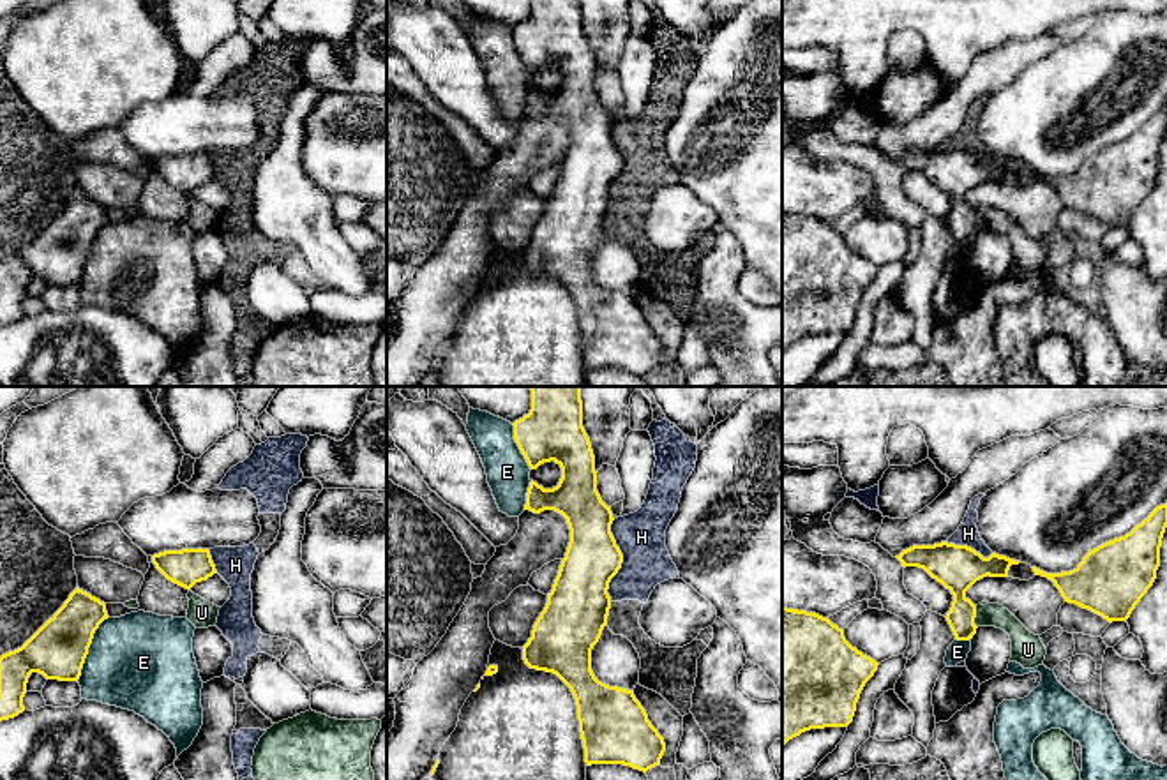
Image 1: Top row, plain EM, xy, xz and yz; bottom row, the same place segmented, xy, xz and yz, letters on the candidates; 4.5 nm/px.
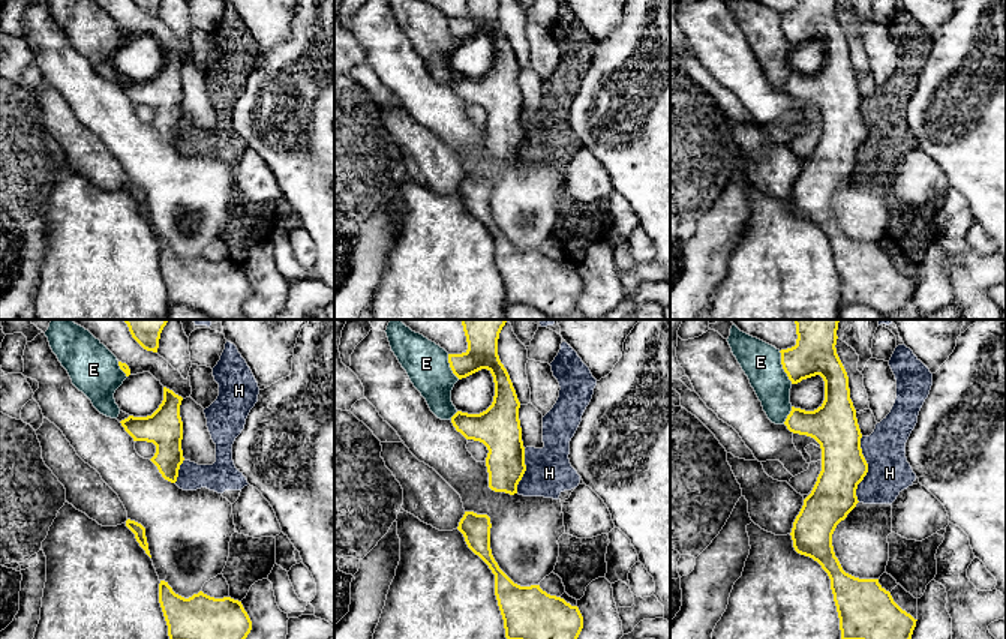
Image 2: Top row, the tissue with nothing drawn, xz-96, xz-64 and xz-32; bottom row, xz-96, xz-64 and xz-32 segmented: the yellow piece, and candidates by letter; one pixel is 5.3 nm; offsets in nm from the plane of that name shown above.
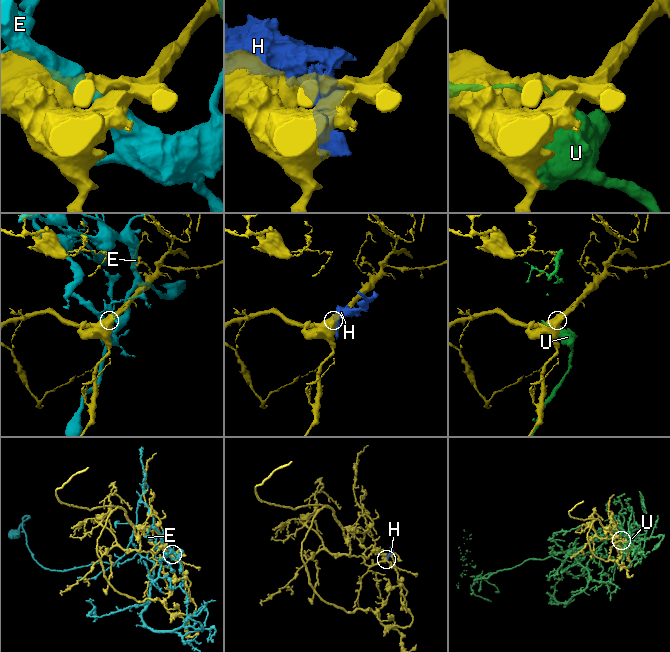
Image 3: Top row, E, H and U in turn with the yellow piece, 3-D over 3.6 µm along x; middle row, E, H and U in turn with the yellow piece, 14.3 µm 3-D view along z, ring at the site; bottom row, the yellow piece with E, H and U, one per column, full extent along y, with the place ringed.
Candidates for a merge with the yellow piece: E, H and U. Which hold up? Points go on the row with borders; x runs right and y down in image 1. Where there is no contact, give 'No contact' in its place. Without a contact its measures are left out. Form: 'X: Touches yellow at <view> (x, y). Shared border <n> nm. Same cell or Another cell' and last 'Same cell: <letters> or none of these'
E: Touches yellow at xy (89, 646). Shared border 320 nm. Another cell
H: Touches yellow at xz (622, 560). Shared border 380 nm. Another cell
U: Touches yellow at yz (975, 616). Shared border 100 nm. Another cell
Same cell: none of these

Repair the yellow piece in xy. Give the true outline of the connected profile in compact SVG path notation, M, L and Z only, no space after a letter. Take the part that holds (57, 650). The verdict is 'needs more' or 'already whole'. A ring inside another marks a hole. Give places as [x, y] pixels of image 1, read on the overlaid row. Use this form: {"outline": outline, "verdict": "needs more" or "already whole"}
{"outline": "M76 588L64 605L18 649L0 656L0 722L25 711L32 672L78 681L94 634L108 619L106 604Z", "verdict": "already whole"}

